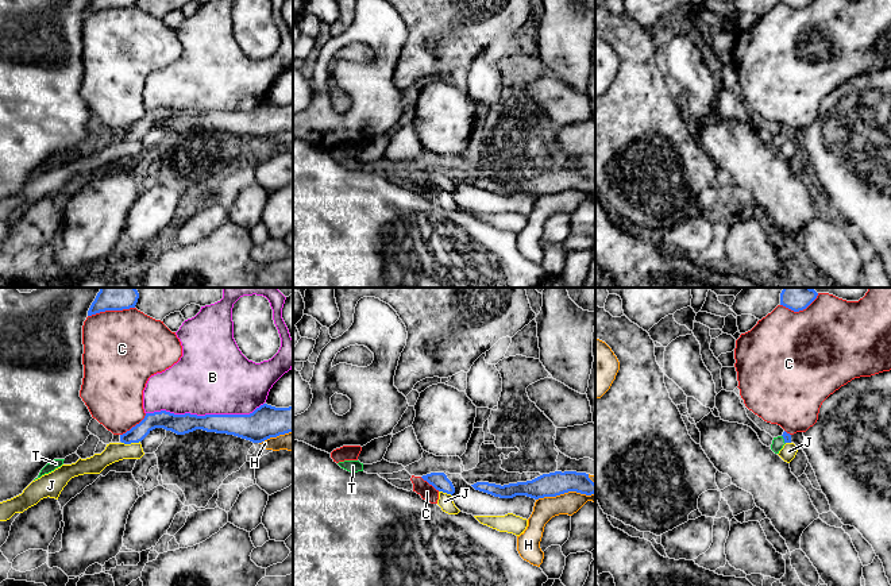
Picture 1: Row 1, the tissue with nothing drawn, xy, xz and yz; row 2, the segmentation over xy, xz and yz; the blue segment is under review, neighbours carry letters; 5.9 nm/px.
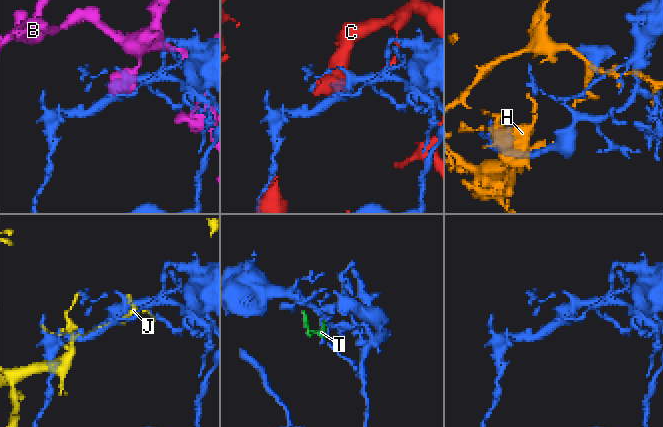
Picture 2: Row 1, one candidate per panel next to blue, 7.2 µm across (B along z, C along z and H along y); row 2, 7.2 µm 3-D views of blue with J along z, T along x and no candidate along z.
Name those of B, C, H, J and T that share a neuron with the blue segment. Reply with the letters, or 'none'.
T

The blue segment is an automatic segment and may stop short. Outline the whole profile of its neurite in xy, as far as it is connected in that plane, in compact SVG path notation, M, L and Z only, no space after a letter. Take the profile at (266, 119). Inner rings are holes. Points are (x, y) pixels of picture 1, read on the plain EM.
M261 103L250 112L174 112L166 108L146 111L144 116L120 132L124 142L142 139L153 127L163 126L177 132L196 127L234 132L252 140L262 140L293 130L293 104L275 105Z

